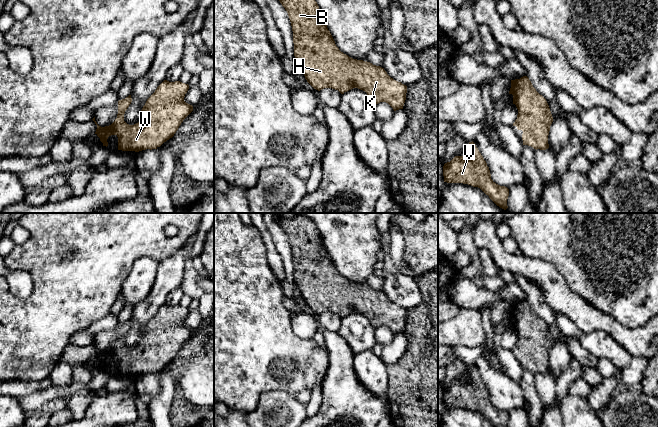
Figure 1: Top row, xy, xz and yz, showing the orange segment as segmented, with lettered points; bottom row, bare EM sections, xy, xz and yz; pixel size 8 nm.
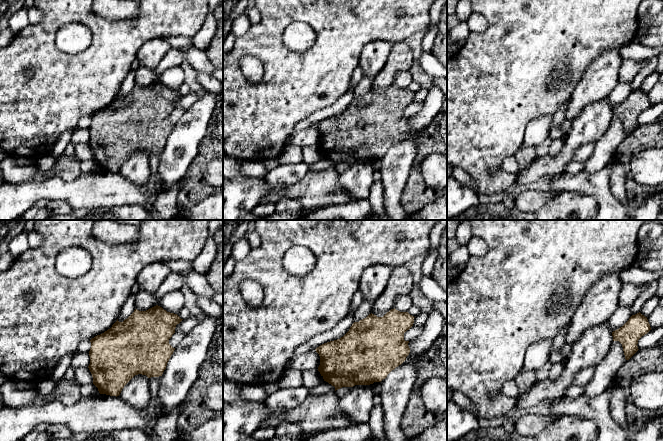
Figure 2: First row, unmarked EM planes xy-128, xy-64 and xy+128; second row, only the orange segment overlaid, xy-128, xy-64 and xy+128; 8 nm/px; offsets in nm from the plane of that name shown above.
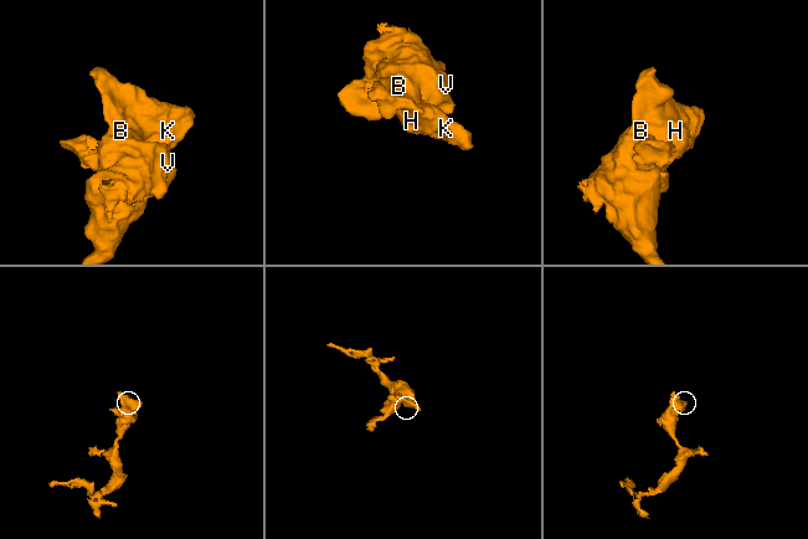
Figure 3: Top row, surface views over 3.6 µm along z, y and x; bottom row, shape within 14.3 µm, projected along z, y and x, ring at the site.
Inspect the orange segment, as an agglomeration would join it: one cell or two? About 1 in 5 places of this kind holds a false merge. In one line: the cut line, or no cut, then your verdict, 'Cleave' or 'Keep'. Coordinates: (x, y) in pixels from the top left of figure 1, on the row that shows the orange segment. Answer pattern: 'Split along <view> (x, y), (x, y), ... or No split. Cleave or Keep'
No split. Keep

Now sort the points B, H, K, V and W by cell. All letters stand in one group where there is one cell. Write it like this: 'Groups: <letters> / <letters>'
Groups: B H K V W

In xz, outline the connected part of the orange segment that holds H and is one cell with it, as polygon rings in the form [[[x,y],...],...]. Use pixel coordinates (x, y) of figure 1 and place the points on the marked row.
[[[279,0],[288,13],[294,43],[294,56],[307,82],[316,90],[332,88],[341,94],[358,88],[367,93],[374,104],[388,103],[394,111],[403,109],[407,86],[391,78],[384,68],[349,57],[339,50],[324,22],[315,0]]]

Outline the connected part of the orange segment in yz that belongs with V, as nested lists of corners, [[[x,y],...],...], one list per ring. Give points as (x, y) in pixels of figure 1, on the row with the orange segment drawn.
[[[469,142],[469,156],[455,156],[443,166],[444,182],[463,183],[480,188],[500,208],[506,210],[509,189],[496,184],[475,143]]]

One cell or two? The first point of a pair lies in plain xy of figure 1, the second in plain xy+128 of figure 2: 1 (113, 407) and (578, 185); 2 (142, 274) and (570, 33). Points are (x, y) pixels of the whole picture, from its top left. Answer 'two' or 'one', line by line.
1: two
2: two

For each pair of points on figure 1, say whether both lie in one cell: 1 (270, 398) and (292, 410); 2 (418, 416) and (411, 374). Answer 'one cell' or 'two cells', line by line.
1: one cell
2: one cell

